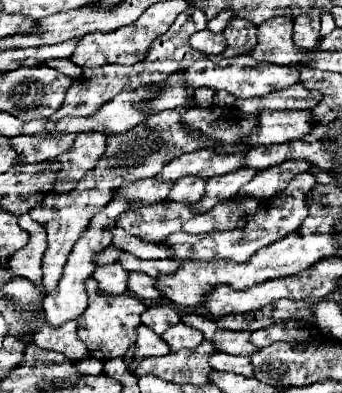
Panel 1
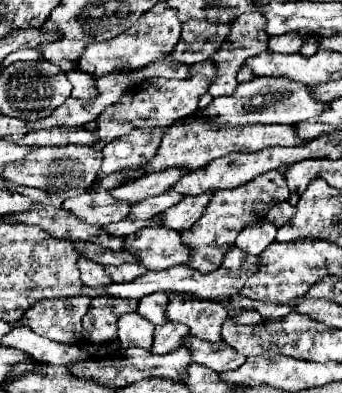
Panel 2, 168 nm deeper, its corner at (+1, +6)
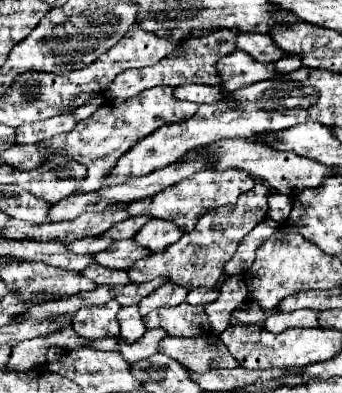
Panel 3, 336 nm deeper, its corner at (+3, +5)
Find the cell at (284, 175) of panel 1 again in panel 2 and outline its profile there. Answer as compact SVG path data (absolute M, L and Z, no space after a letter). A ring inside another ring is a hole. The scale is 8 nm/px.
M279 171L263 173L255 181L251 181L251 185L243 185L243 189L215 193L215 197L211 197L211 201L207 203L201 219L191 229L187 229L187 233L181 233L183 245L191 249L191 257L187 265L197 269L199 273L217 271L223 263L227 249L235 245L235 237L239 235L239 231L245 225L265 219L267 215L265 211L269 211L273 205L281 201L287 201L287 197L289 197L289 189L287 189L287 183L283 181L283 173Z

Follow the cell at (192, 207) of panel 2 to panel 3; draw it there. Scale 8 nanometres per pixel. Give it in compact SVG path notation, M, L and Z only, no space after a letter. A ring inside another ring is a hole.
M151 218L151 220L135 234L135 240L137 240L137 244L149 248L151 252L159 252L159 250L167 248L169 244L177 242L181 236L183 236L181 230L177 230L177 226L173 226L173 222L165 222L165 220Z

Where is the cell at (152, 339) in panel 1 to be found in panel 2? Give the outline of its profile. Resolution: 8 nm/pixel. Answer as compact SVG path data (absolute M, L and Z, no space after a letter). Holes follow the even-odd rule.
M137 311L133 313L125 313L121 319L119 319L119 341L121 341L121 347L127 349L131 345L135 347L143 347L143 349L149 349L151 343L153 343L153 329L155 325L151 325L145 317L141 317Z

